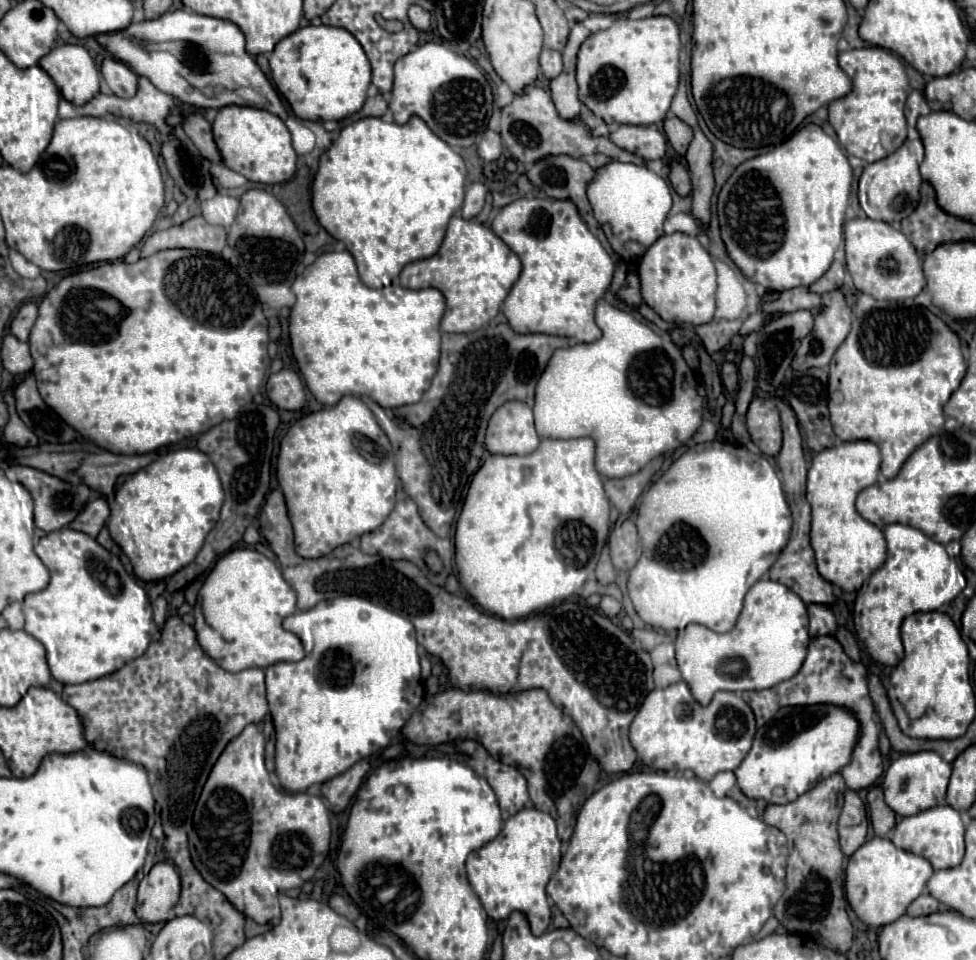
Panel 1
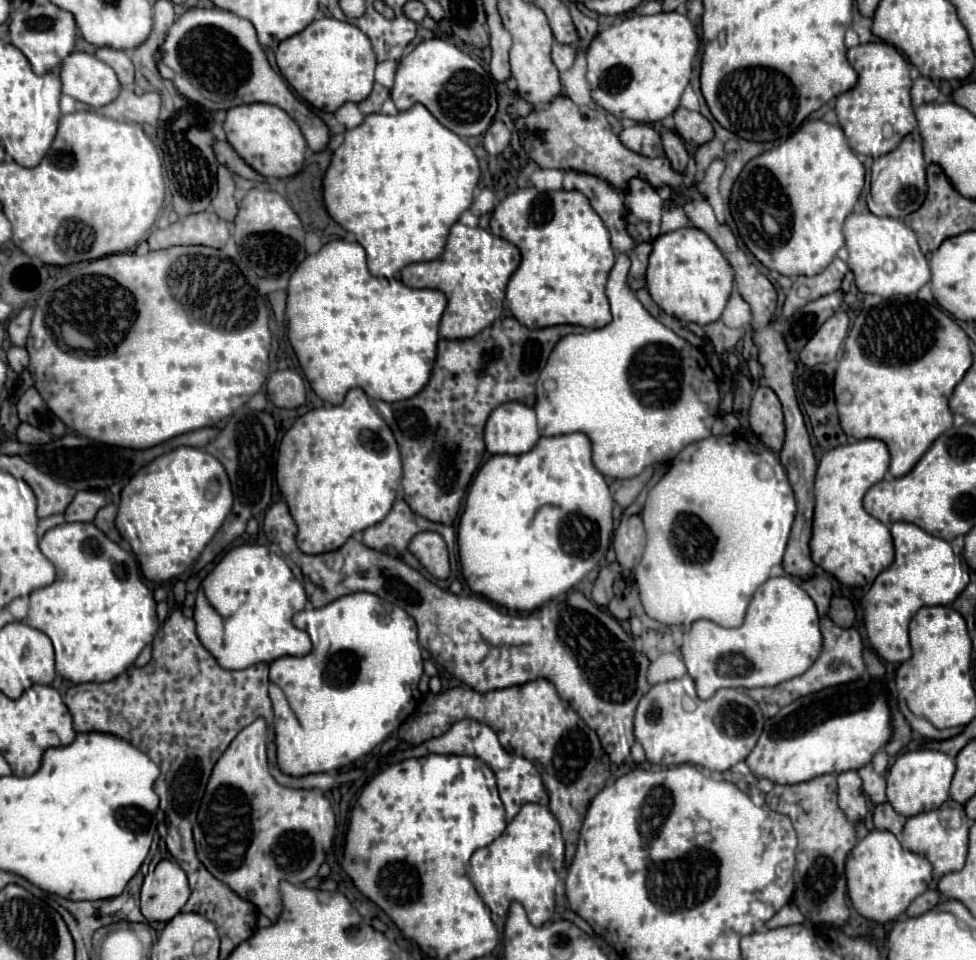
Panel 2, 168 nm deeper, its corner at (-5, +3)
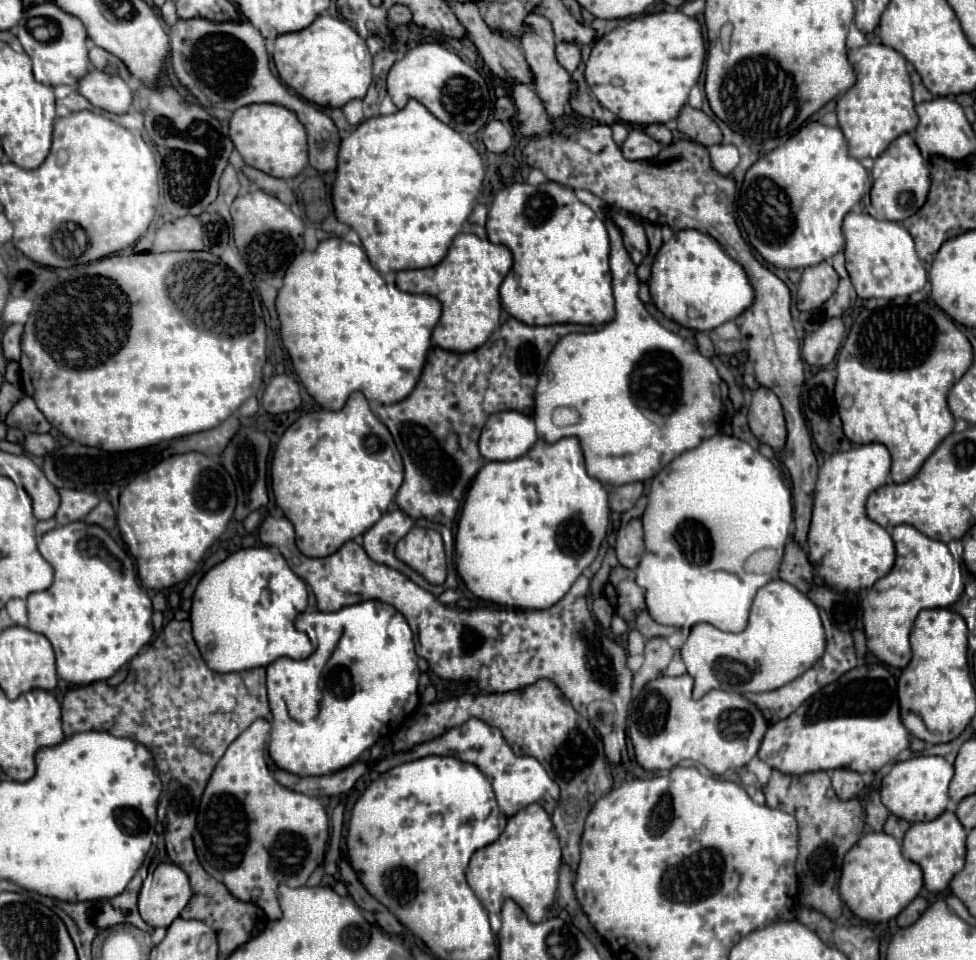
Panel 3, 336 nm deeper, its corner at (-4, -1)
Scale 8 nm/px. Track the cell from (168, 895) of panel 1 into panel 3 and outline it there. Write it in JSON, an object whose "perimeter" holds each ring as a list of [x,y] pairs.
{"perimeter":[[[162,863],[154,871],[148,897],[138,901],[140,915],[150,927],[168,927],[190,901],[192,891],[186,873],[174,863]]]}

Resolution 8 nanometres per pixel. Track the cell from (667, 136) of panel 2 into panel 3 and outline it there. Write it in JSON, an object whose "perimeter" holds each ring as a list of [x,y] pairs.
{"perimeter":[[[654,123],[654,125],[648,125],[644,131],[646,131],[652,139],[656,139],[660,145],[670,145],[670,143],[672,143],[672,133],[670,133],[670,129],[668,129],[666,125]]]}

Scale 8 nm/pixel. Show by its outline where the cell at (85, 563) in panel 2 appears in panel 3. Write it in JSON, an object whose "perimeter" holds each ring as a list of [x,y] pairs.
{"perimeter":[[[84,521],[68,523],[44,533],[38,551],[52,565],[54,583],[46,591],[28,595],[28,629],[42,633],[52,643],[60,679],[74,685],[110,679],[144,645],[148,645],[154,635],[152,601],[136,581],[134,559],[108,535],[108,531]]]}

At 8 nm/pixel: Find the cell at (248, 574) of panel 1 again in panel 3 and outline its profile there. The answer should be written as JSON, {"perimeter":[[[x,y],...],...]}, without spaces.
{"perimeter":[[[270,547],[240,549],[212,567],[198,583],[190,611],[192,635],[204,661],[216,673],[266,667],[280,657],[306,659],[314,647],[308,635],[294,627],[296,615],[306,605],[306,583],[292,573],[278,551]]]}

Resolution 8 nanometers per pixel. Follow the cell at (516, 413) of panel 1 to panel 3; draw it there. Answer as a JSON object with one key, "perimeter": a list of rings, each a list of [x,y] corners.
{"perimeter":[[[518,411],[490,415],[480,435],[480,453],[488,461],[510,461],[526,455],[536,443],[534,419]]]}

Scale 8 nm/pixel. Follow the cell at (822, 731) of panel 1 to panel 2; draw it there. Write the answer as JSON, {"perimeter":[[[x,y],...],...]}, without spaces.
{"perimeter":[[[863,677],[815,695],[801,697],[767,719],[765,729],[747,757],[749,769],[757,777],[773,783],[803,783],[825,773],[861,769],[891,739],[889,689],[881,679]]]}

